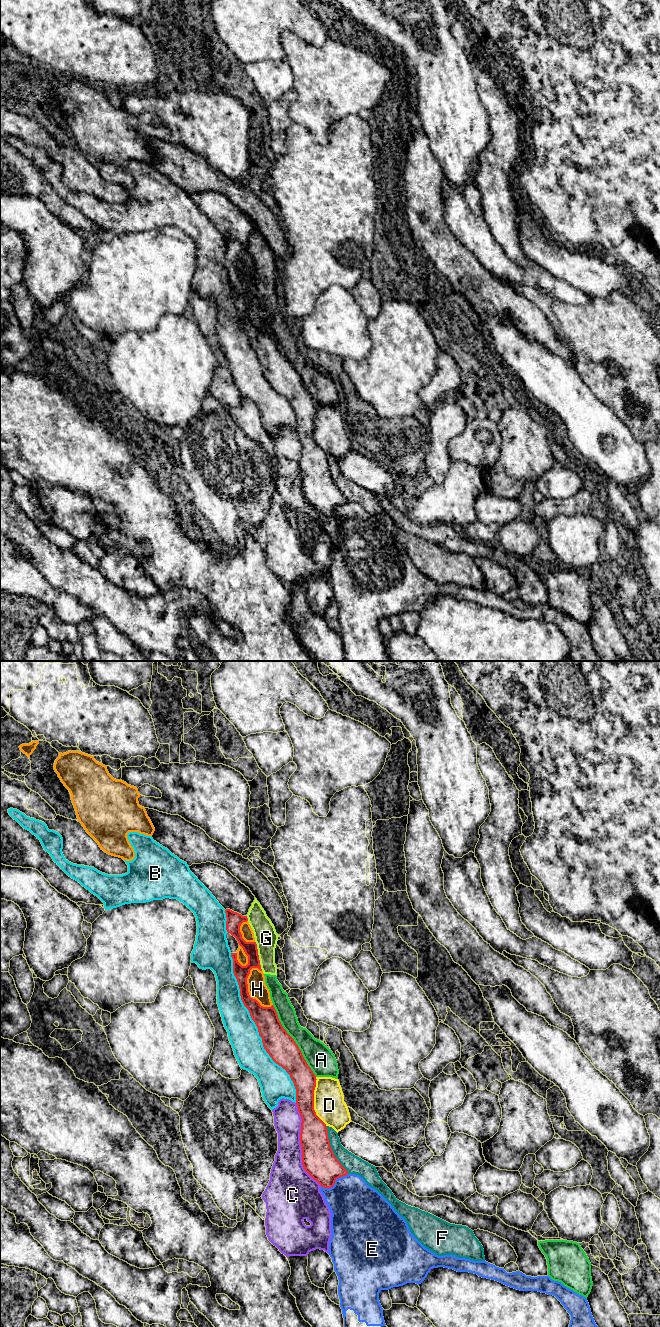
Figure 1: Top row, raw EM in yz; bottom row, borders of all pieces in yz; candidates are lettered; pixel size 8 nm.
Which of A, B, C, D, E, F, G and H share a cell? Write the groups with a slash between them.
A G / B / C / D / E / F / H

